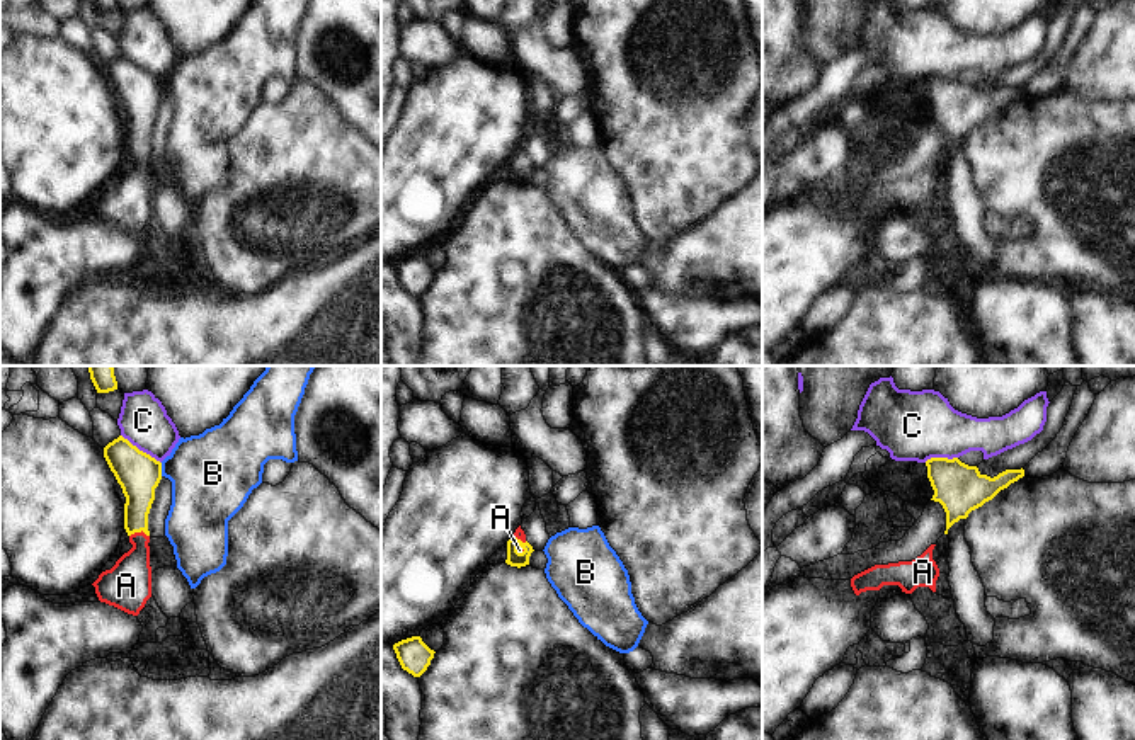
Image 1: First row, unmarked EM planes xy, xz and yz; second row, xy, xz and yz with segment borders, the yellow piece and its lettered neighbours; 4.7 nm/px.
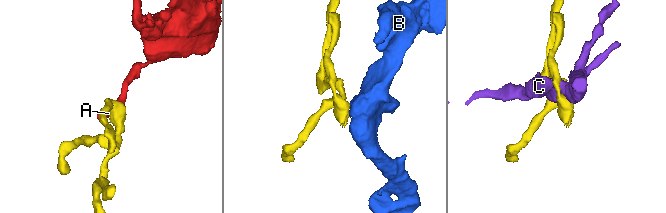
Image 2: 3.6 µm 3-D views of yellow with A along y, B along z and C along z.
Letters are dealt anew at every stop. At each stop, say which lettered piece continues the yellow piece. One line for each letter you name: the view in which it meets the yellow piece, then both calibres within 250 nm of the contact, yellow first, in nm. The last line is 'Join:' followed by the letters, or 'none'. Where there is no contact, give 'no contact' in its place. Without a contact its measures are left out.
A: xy | 190/220 nm
Join: A

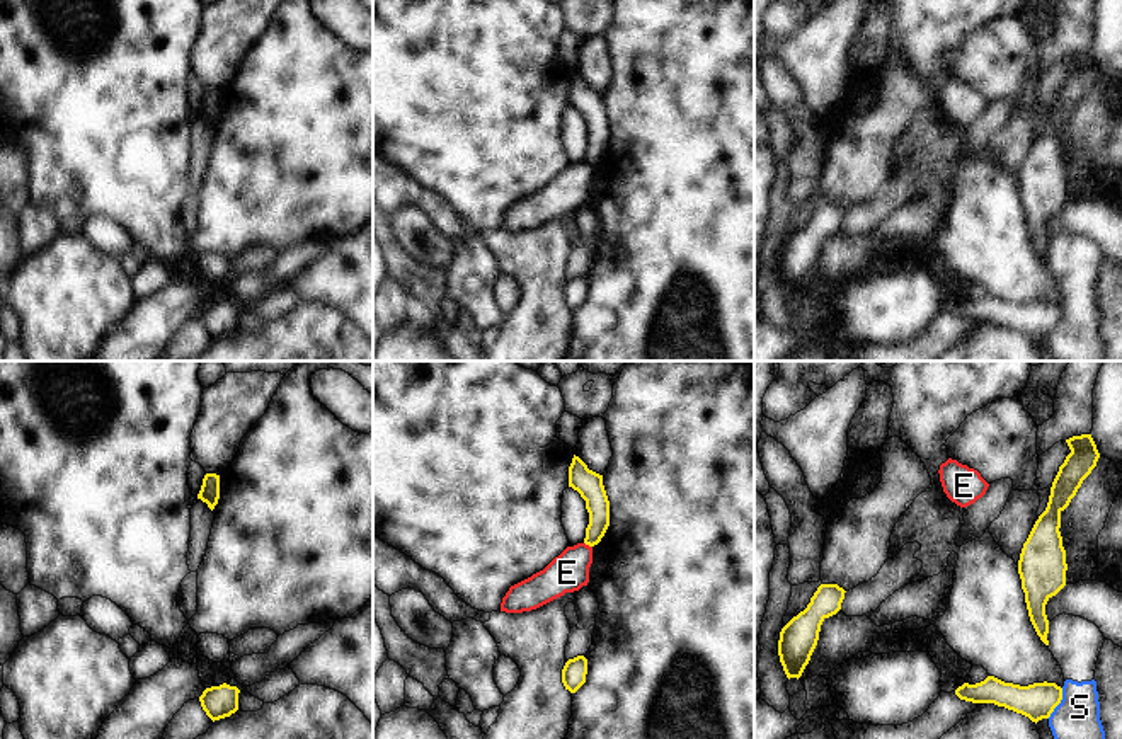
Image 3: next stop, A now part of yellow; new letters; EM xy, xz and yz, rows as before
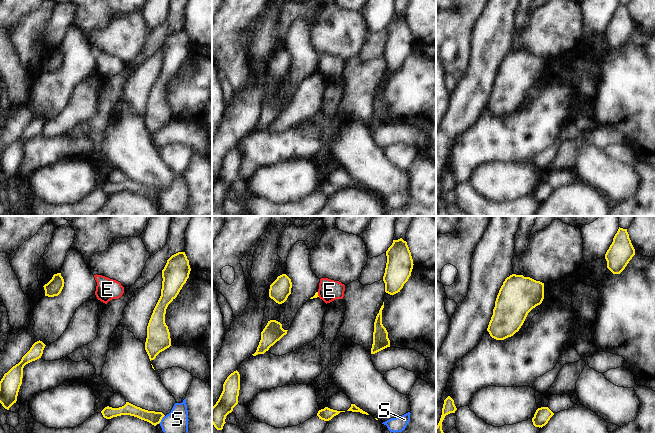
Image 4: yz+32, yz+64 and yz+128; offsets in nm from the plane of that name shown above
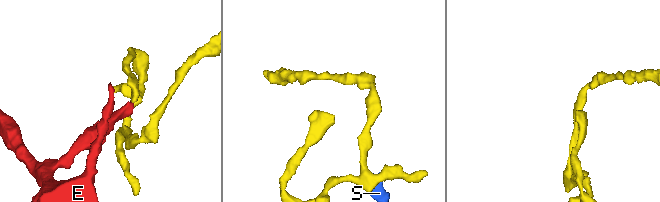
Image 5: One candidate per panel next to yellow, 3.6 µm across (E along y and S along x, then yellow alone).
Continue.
Join: none

